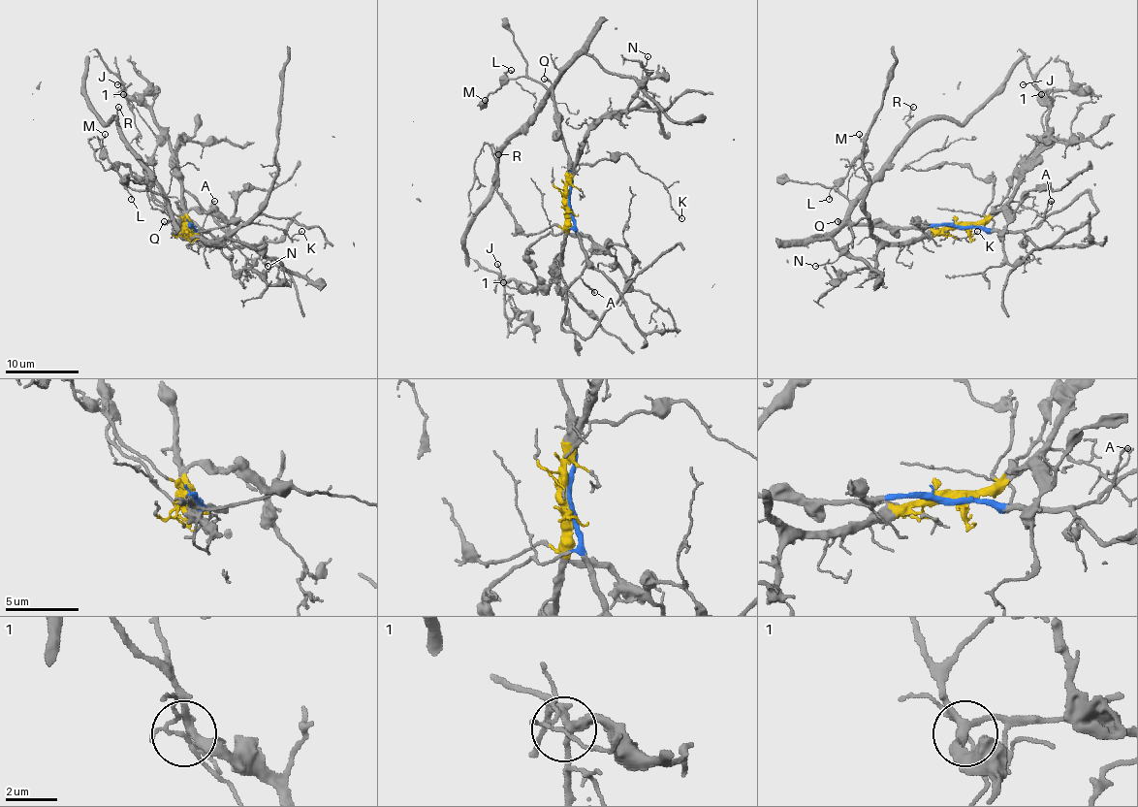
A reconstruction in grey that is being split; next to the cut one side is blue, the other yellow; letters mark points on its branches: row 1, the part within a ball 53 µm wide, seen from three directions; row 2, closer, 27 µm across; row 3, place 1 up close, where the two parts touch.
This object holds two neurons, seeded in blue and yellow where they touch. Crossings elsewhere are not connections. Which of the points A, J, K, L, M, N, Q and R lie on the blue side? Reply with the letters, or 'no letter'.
A, J, K, L, M, N, Q, R

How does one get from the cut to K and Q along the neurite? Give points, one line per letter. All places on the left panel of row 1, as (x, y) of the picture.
K: (188, 225), (192, 229), (216, 229), (245, 221), (278, 227), (289, 238), (302, 231)
Q: (188, 225), (181, 227), (165, 221)

